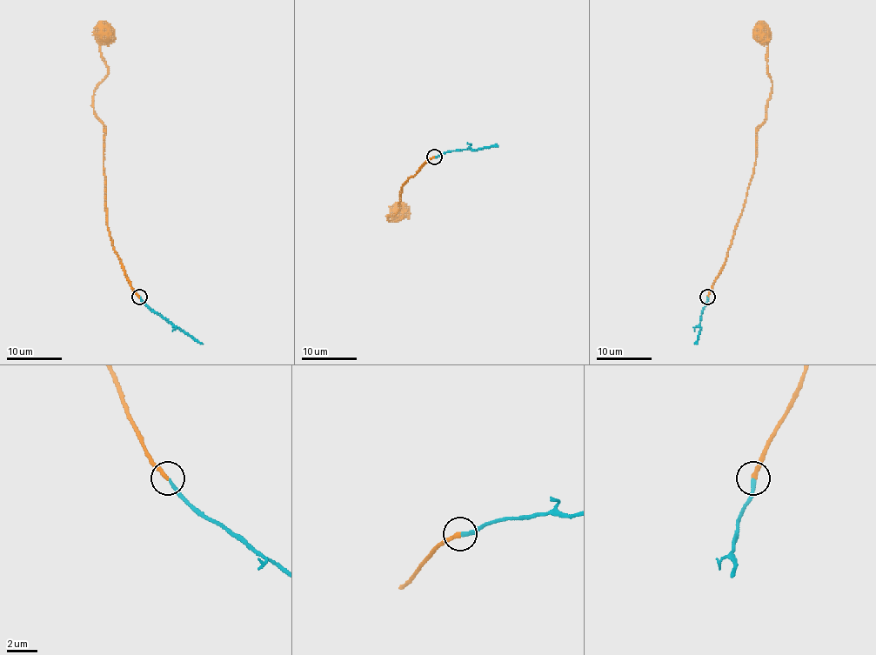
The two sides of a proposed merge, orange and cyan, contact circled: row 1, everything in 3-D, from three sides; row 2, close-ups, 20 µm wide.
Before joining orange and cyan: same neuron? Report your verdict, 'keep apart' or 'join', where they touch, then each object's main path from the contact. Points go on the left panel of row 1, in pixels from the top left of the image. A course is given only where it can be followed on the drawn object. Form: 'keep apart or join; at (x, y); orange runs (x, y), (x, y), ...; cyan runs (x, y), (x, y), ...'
join; at (139, 297); orange runs (139, 297), (125, 274), (109, 231), (104, 128), (93, 110), (96, 86), (107, 73), (100, 44), (106, 36); cyan runs (140, 297), (156, 311), (203, 344)

